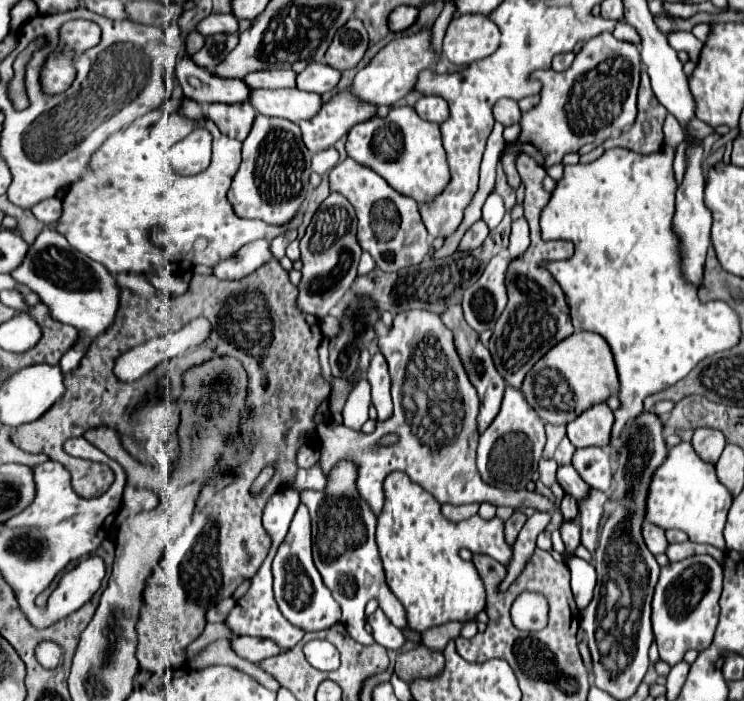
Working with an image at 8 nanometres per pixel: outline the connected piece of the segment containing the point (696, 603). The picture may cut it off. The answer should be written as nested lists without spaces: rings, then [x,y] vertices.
[[[707,554],[671,562],[661,568],[661,576],[653,596],[653,634],[659,646],[659,656],[669,666],[683,660],[687,650],[705,650],[713,640],[719,622],[719,596],[723,570],[719,562]]]

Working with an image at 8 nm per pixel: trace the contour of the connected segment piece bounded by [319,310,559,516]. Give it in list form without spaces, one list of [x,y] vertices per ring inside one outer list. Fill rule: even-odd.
[[[399,312],[389,334],[379,338],[379,348],[391,368],[391,396],[395,412],[389,420],[377,422],[377,428],[371,434],[355,432],[343,424],[321,424],[319,466],[325,476],[329,476],[329,472],[341,460],[355,462],[357,492],[369,504],[375,516],[379,516],[383,508],[383,480],[393,470],[407,472],[407,476],[431,492],[439,504],[449,502],[457,506],[491,502],[495,506],[511,506],[515,510],[535,508],[539,512],[555,512],[559,508],[539,492],[499,490],[481,480],[475,466],[475,450],[479,440],[475,418],[479,412],[479,396],[459,364],[451,330],[445,328],[435,312]],[[389,432],[397,432],[401,442],[379,448],[377,440]]]

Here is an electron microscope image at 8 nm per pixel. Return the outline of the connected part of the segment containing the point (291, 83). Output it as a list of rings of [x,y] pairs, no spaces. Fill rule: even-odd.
[[[271,70],[271,72],[251,72],[243,78],[251,88],[297,88],[297,74],[291,70]]]

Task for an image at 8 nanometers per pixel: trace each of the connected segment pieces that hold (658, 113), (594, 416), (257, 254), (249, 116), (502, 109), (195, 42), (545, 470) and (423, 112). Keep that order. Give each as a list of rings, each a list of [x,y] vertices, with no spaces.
[[[643,70],[641,72],[641,86],[639,86],[639,116],[637,122],[623,132],[617,138],[609,138],[605,140],[599,148],[595,148],[593,152],[581,156],[581,162],[593,162],[597,160],[605,150],[609,148],[627,148],[633,150],[637,154],[653,154],[659,152],[659,148],[663,146],[663,120],[667,116],[667,110],[663,108],[663,104],[659,104],[659,100],[655,98],[655,94],[651,92],[651,84],[649,84],[649,76]]]
[[[595,404],[595,408],[589,408],[583,416],[567,424],[567,438],[575,448],[607,448],[613,422],[613,410],[607,404]]]
[[[255,240],[251,244],[245,244],[231,260],[223,260],[223,264],[217,264],[213,268],[213,274],[219,280],[241,280],[255,272],[255,268],[261,268],[273,260],[271,248],[267,240]]]
[[[247,102],[247,104],[209,104],[209,110],[207,110],[207,116],[219,126],[219,130],[229,136],[229,138],[235,138],[235,140],[245,140],[249,130],[251,130],[251,124],[253,124],[253,118],[255,118],[255,110],[253,106]]]
[[[503,98],[495,104],[493,108],[493,116],[497,122],[501,122],[503,126],[511,126],[511,124],[517,124],[521,120],[521,110],[519,110],[519,104],[515,100],[509,100],[509,98]]]
[[[191,32],[189,38],[187,38],[187,52],[189,52],[189,56],[199,52],[203,48],[203,44],[205,44],[205,36],[201,32]]]
[[[539,460],[539,480],[551,488],[557,482],[557,464],[555,460]]]
[[[423,96],[415,104],[415,110],[419,112],[419,116],[423,120],[437,122],[437,124],[441,124],[449,118],[449,104],[441,96]]]

